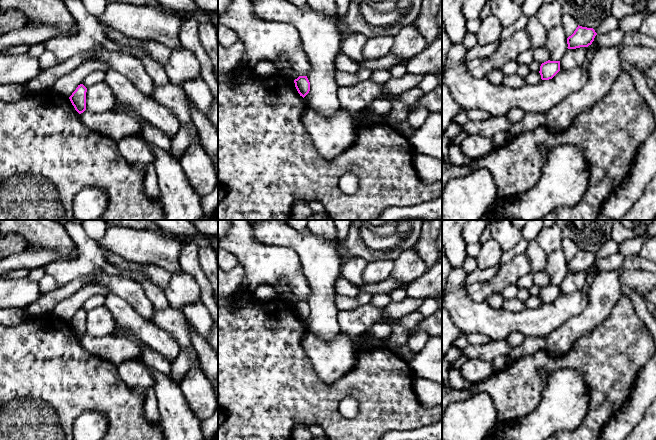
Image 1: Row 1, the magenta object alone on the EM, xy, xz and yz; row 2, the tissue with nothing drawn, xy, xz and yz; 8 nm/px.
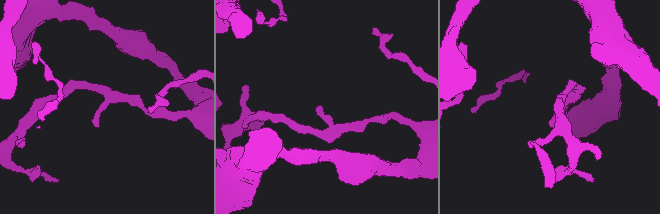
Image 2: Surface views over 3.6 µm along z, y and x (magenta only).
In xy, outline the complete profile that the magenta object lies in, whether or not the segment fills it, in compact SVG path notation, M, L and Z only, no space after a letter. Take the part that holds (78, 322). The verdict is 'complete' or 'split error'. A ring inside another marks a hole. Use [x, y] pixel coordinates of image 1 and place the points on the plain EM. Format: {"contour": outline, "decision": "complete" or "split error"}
{"contour": "M80 308L69 321L72 329L79 338L86 334L86 316L87 312L83 308Z", "decision": "complete"}

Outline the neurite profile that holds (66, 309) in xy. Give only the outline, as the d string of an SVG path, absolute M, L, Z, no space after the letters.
M88 285L70 297L65 298L54 307L52 314L62 320L70 321L76 312L82 307L82 305L92 296L97 294L108 295L109 290L99 285Z

